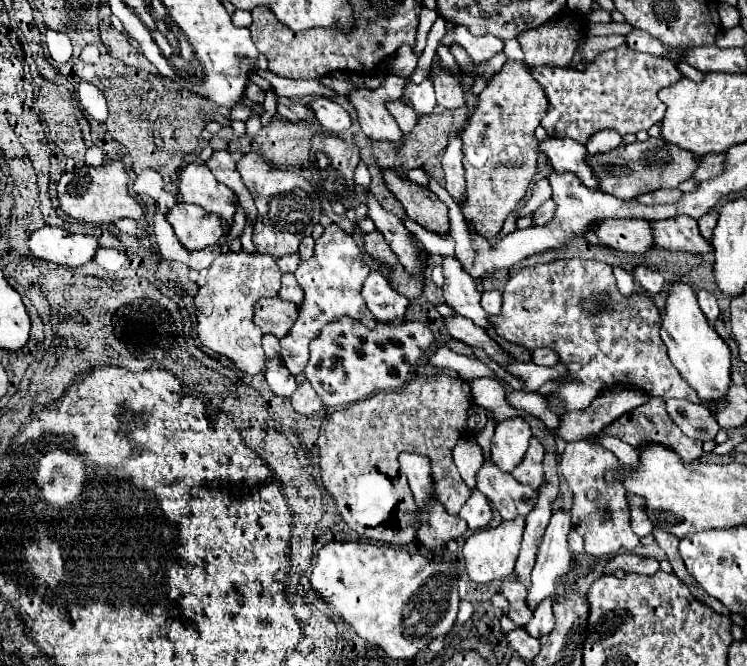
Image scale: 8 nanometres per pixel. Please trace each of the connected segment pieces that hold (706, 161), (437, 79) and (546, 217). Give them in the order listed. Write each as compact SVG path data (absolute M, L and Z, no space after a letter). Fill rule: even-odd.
M698 156L698 168L694 172L694 180L710 180L724 170L724 156Z
M434 66L432 68L432 82L434 82L434 88L436 88L436 100L442 108L456 110L456 108L464 106L462 88L452 74L444 72L440 66Z
M546 200L546 202L534 212L534 216L532 216L534 224L536 224L536 226L544 226L544 224L548 224L548 222L552 220L552 216L554 216L554 210L556 210L554 200Z

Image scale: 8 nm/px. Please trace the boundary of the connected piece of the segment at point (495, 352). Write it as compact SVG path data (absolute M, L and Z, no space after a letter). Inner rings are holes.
M448 316L448 318L444 318L444 326L452 338L456 338L472 348L482 348L486 354L494 356L494 360L498 360L500 364L506 364L512 360L482 328L474 326L472 320L466 320L462 316Z

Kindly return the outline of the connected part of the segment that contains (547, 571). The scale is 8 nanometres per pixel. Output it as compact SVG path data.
M562 510L554 512L546 528L544 540L538 550L538 558L532 570L532 586L526 596L526 604L534 610L544 598L550 598L564 576L570 572L572 550L568 546L568 532L572 530L570 516Z

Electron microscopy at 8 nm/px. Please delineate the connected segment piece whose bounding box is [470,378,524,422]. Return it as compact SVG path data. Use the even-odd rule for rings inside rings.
M478 378L474 380L472 384L472 398L474 398L474 404L482 406L482 408L490 408L496 416L498 422L502 420L508 420L508 418L514 418L514 416L520 416L524 418L518 410L512 410L506 402L504 402L504 390L500 386L498 380L492 380L492 378Z

